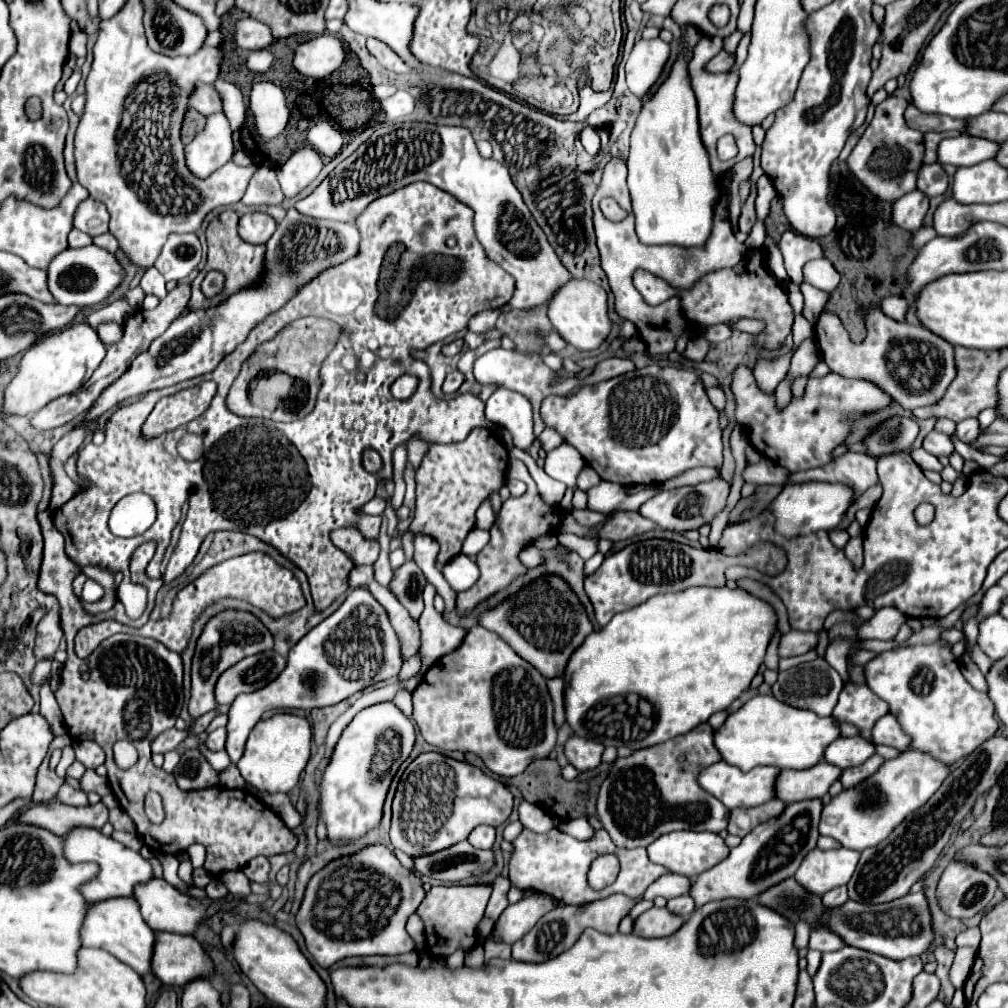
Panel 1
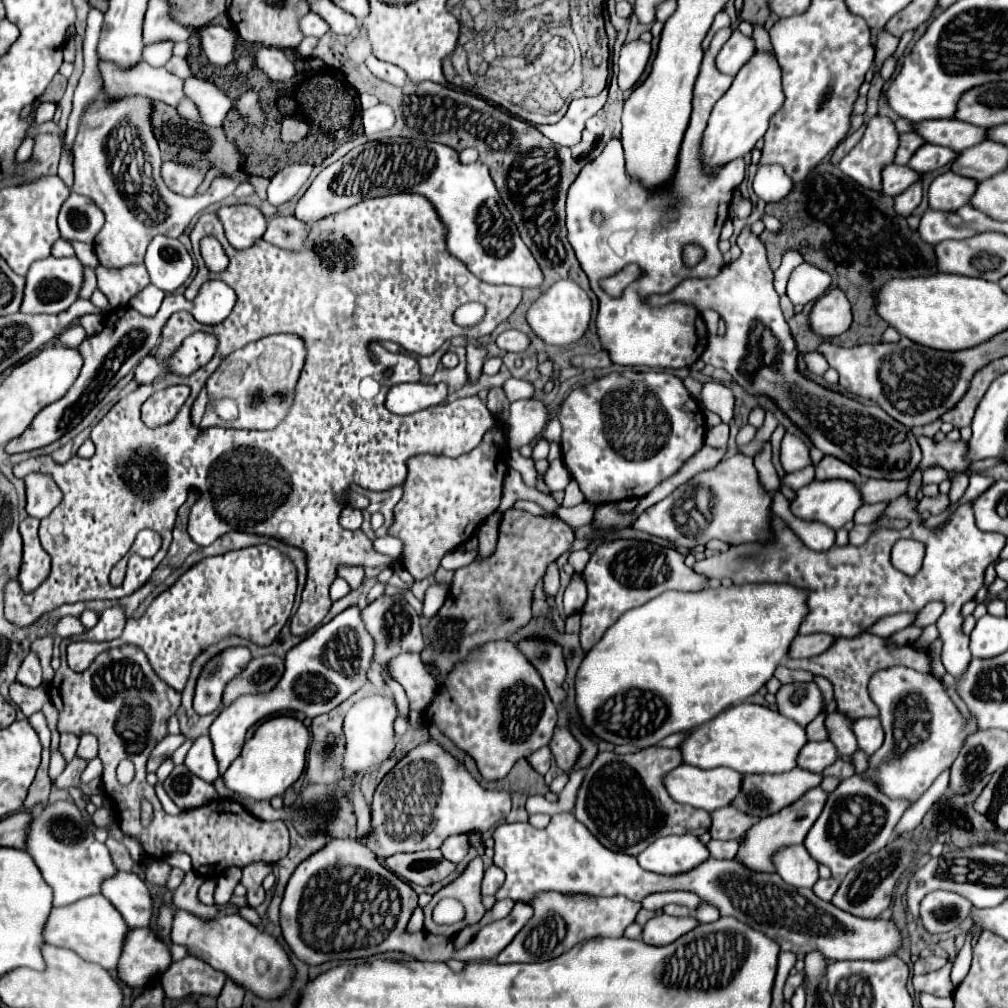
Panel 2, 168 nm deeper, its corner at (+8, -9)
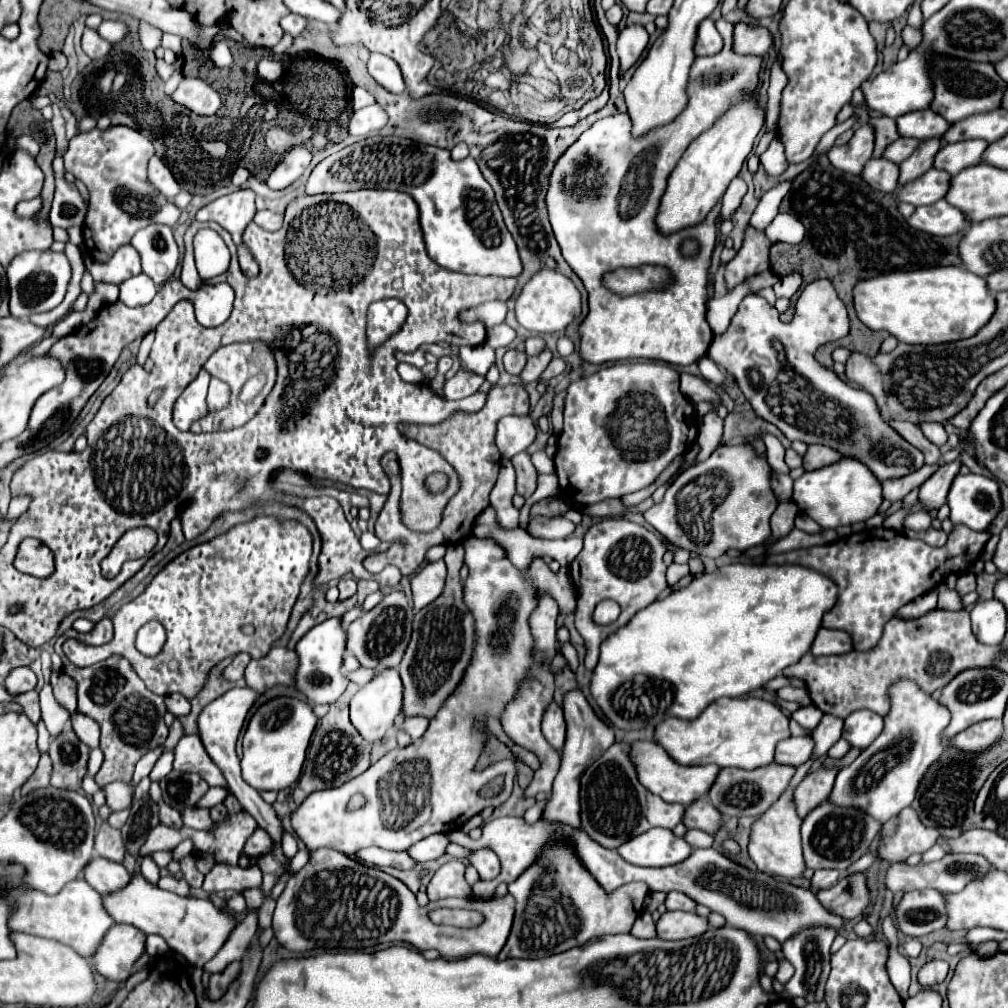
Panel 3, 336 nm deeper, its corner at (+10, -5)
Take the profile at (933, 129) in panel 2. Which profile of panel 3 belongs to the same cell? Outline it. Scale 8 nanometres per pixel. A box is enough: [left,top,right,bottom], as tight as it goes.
[896,109,950,139]

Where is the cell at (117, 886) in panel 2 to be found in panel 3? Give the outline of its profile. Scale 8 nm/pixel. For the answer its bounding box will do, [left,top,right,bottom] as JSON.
[82,857,130,895]

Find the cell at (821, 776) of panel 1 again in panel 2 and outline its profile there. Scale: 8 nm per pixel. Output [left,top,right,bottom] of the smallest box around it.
[732,767,822,817]

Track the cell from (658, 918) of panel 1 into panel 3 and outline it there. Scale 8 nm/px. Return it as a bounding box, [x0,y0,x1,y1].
[656,911,708,941]

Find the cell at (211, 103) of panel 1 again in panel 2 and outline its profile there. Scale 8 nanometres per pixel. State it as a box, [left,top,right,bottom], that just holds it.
[100,61,184,107]

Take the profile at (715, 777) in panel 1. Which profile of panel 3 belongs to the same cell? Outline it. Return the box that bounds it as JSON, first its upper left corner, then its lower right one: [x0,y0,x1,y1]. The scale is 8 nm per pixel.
[630,739,720,805]

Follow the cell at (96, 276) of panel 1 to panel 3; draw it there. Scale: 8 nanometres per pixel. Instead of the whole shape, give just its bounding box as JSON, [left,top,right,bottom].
[6,251,70,317]

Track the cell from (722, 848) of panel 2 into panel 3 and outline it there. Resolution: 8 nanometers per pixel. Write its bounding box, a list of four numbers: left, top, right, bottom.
[684,829,714,847]

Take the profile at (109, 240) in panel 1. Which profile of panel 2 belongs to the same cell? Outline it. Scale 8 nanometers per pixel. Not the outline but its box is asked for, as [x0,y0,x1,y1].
[72,243,98,269]

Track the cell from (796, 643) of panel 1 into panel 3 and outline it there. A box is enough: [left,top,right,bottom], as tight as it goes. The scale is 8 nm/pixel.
[812,629,852,655]

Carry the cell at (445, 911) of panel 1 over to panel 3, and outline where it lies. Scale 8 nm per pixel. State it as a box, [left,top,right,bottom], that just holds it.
[426,861,472,901]

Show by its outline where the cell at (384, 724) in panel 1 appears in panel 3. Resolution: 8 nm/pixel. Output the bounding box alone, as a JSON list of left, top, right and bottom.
[350,669,402,743]

